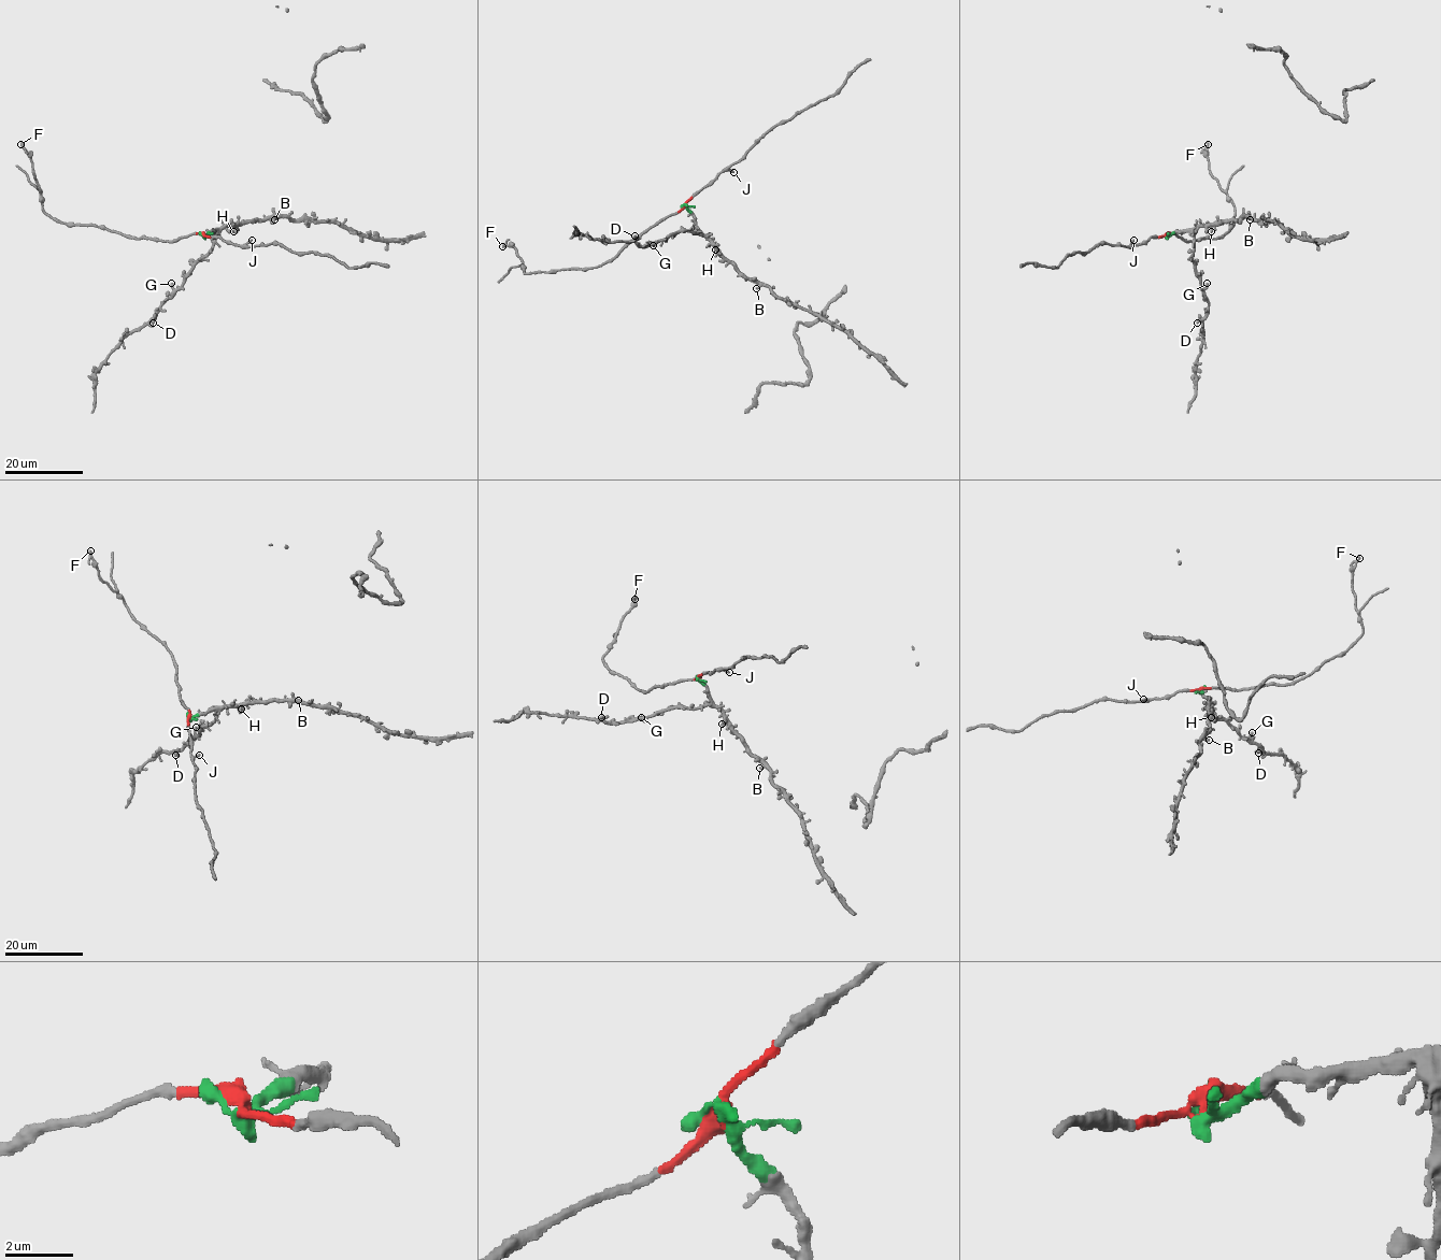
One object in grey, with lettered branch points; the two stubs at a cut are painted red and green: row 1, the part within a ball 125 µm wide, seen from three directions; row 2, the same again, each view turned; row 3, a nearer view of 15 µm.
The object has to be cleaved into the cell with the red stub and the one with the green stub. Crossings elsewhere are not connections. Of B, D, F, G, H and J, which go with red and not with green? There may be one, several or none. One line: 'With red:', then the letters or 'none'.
With red: F, J

